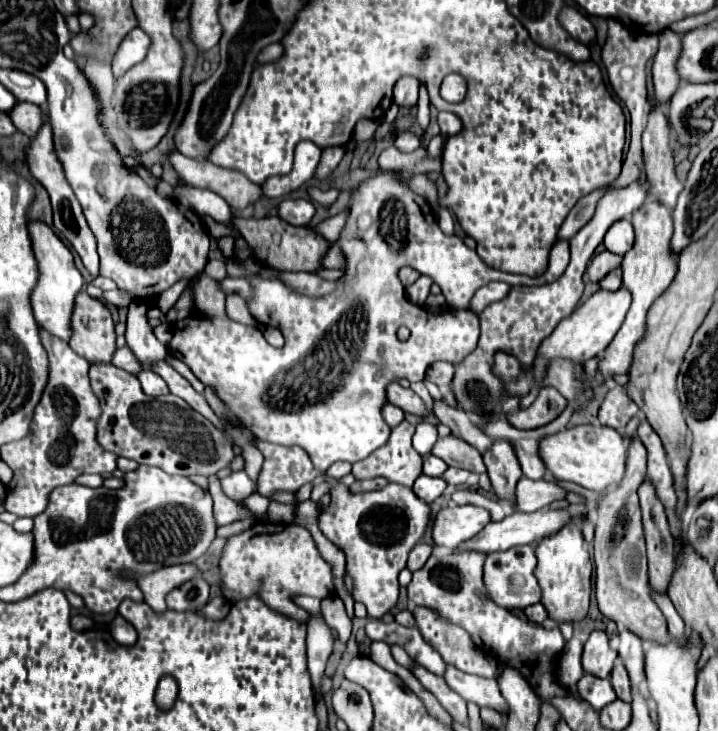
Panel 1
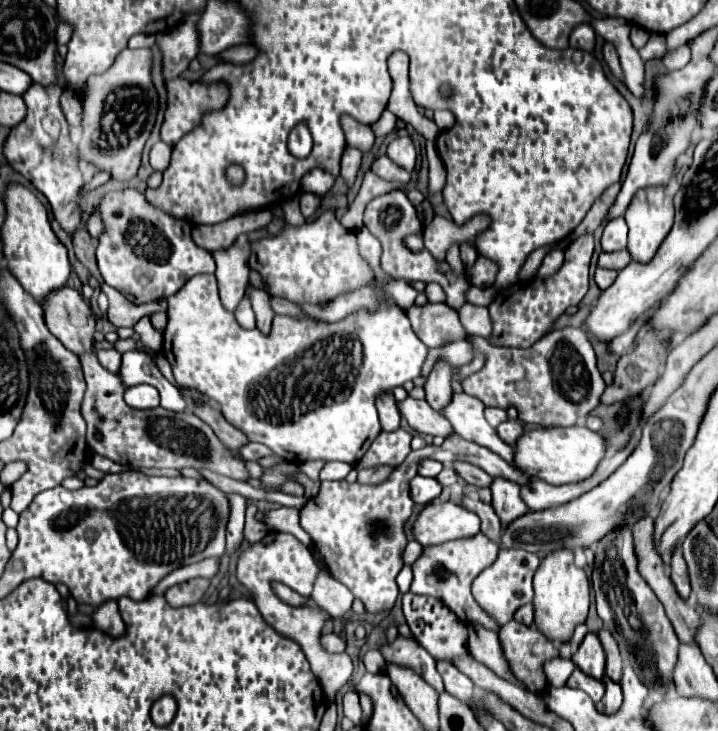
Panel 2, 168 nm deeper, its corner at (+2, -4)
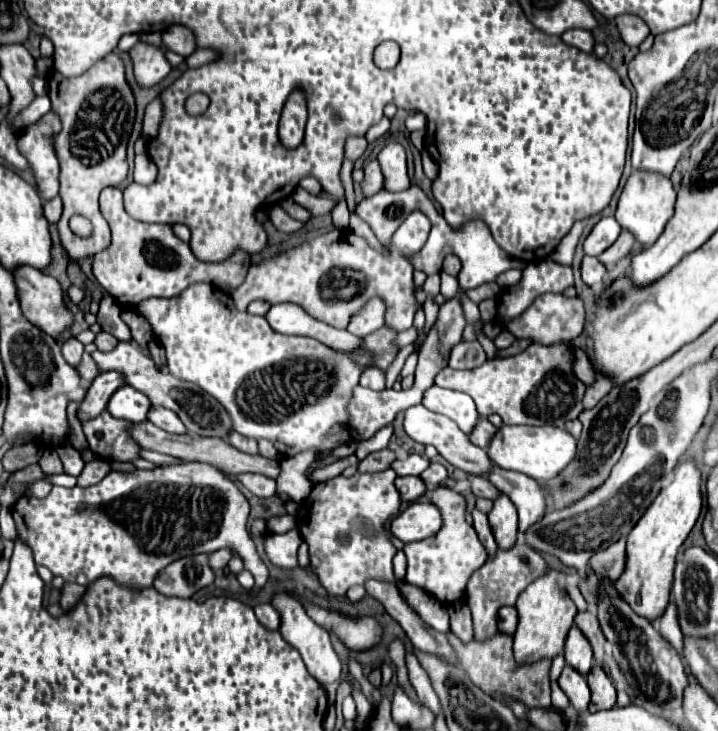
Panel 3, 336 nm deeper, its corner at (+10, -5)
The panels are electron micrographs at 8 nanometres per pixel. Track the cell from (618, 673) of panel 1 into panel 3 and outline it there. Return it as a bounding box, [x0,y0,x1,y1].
[576,611,606,663]

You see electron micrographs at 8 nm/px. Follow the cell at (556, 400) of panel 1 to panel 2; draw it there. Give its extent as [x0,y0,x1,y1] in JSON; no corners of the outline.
[496,422,522,444]

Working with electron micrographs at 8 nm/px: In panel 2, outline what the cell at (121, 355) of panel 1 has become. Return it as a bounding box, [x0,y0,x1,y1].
[96,348,120,372]

